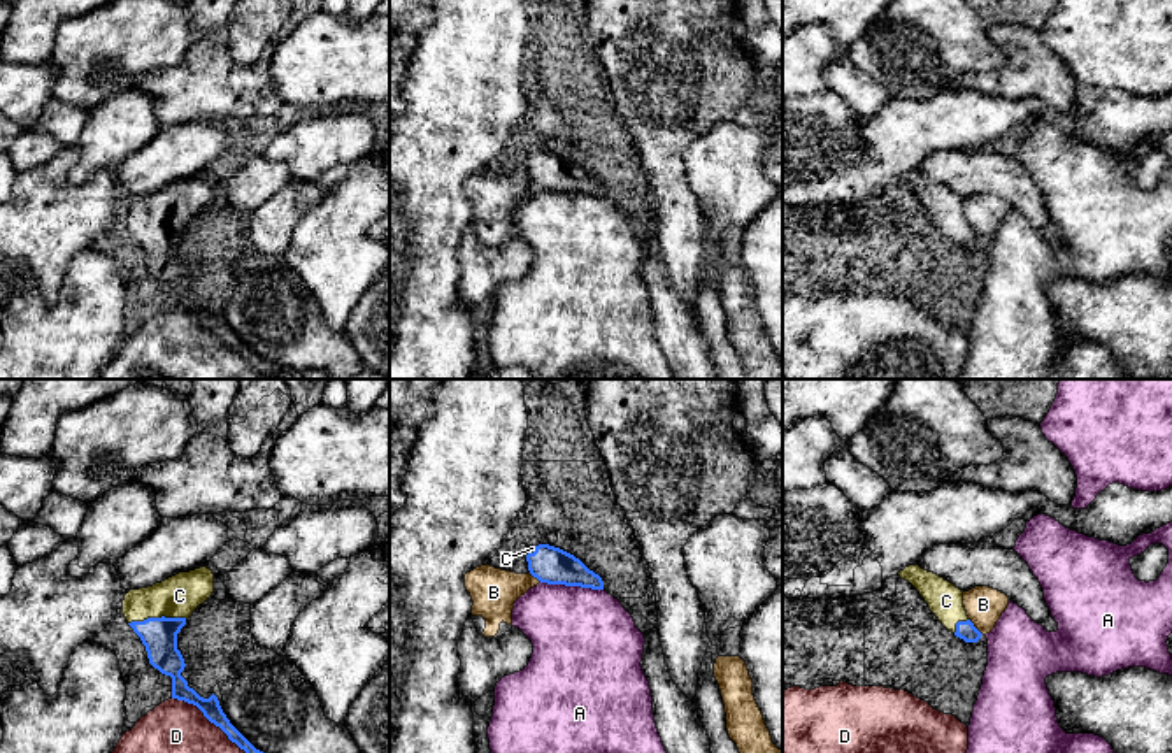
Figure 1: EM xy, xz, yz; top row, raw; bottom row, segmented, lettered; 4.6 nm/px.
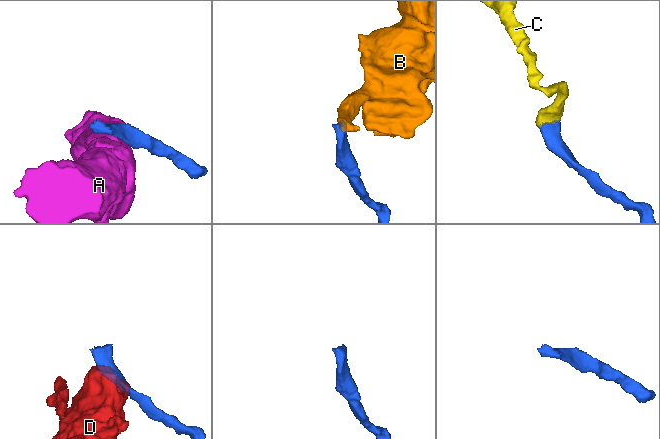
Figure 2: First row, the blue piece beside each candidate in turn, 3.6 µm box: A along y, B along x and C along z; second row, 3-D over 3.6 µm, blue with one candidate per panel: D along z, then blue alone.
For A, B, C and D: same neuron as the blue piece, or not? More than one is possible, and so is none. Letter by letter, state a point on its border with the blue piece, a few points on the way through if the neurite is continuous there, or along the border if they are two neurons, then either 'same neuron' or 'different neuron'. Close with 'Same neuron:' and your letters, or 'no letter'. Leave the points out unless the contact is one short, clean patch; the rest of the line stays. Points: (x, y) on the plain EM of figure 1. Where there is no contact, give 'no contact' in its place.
A: meets blue in xz at (572, 192); different neuron
B: meets blue in yz at (974, 234); border along yz (969, 225), (983, 241); different neuron
C: meets blue in xy at (157, 225); runs through xy (158, 241), (157, 225), (179, 202); same neuron
D: meets blue in xy at (218, 332); different neuron
Same neuron: C

